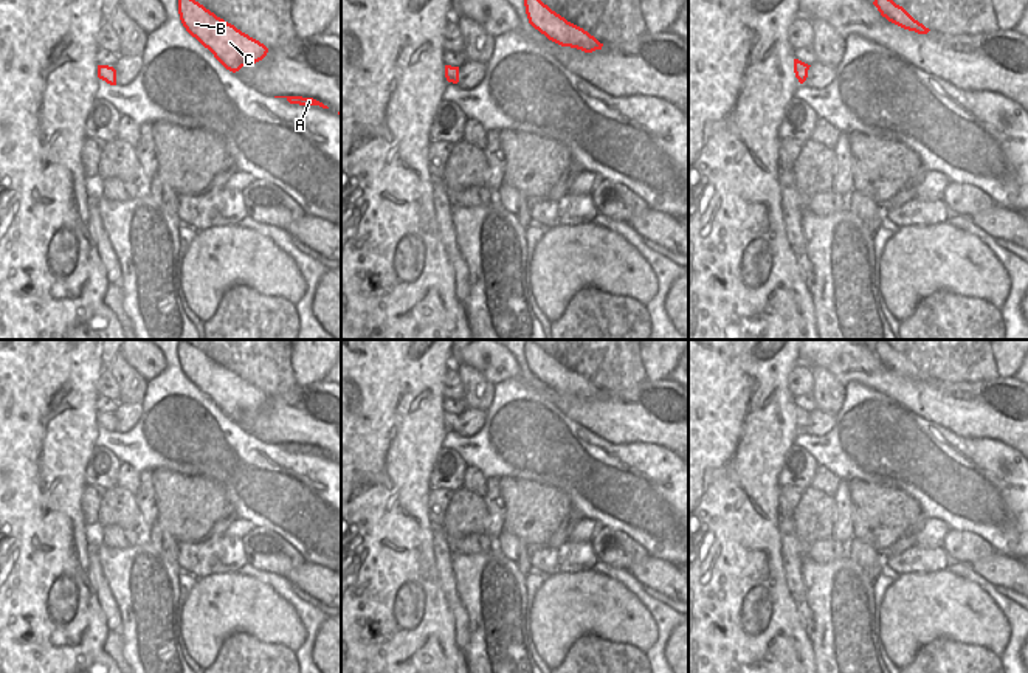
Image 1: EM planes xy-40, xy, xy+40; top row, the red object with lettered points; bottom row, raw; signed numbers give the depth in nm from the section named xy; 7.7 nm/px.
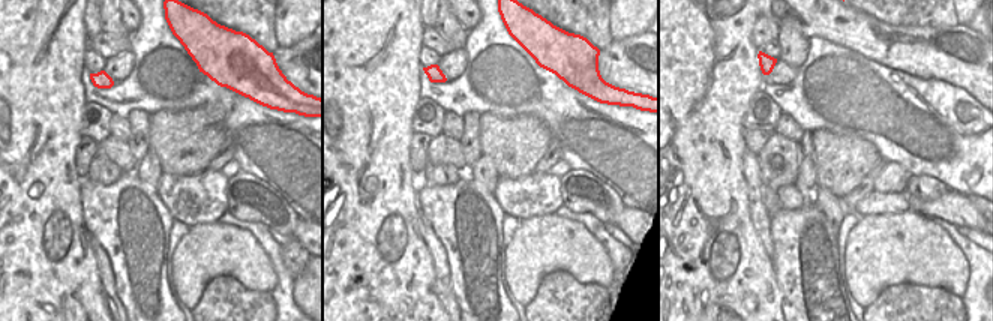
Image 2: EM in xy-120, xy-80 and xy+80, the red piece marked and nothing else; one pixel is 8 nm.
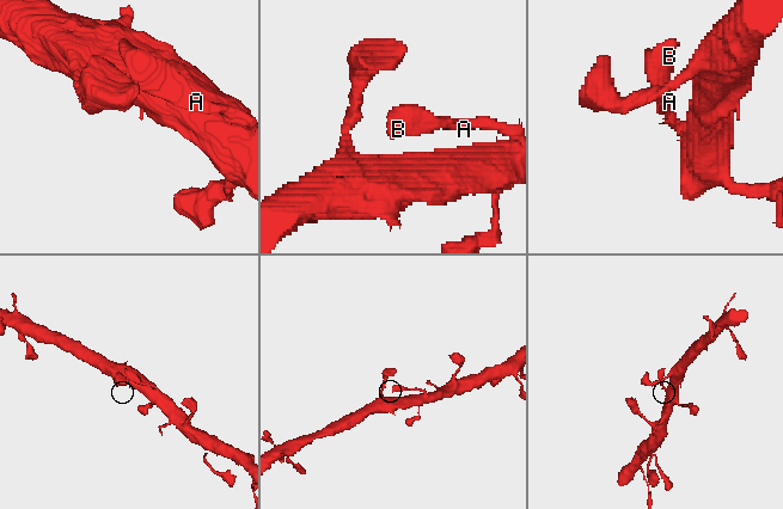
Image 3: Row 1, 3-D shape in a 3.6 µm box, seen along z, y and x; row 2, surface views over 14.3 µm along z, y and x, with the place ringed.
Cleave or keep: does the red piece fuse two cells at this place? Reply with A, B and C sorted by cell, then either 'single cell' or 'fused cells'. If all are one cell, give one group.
groups A B C; single cell

